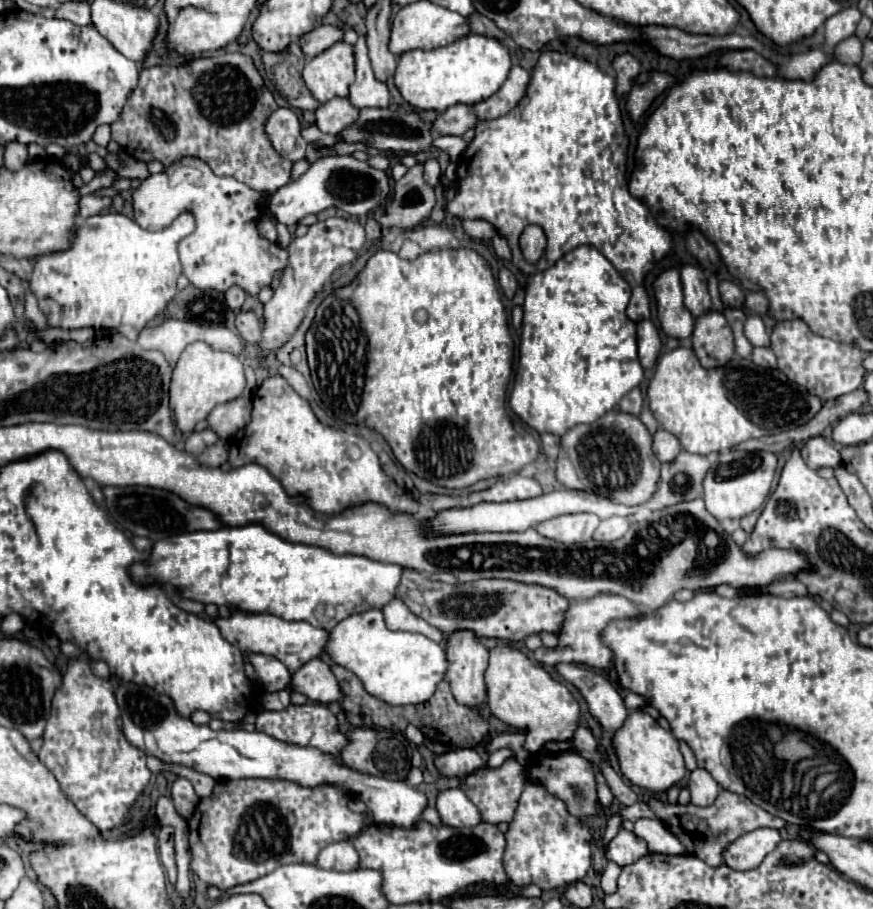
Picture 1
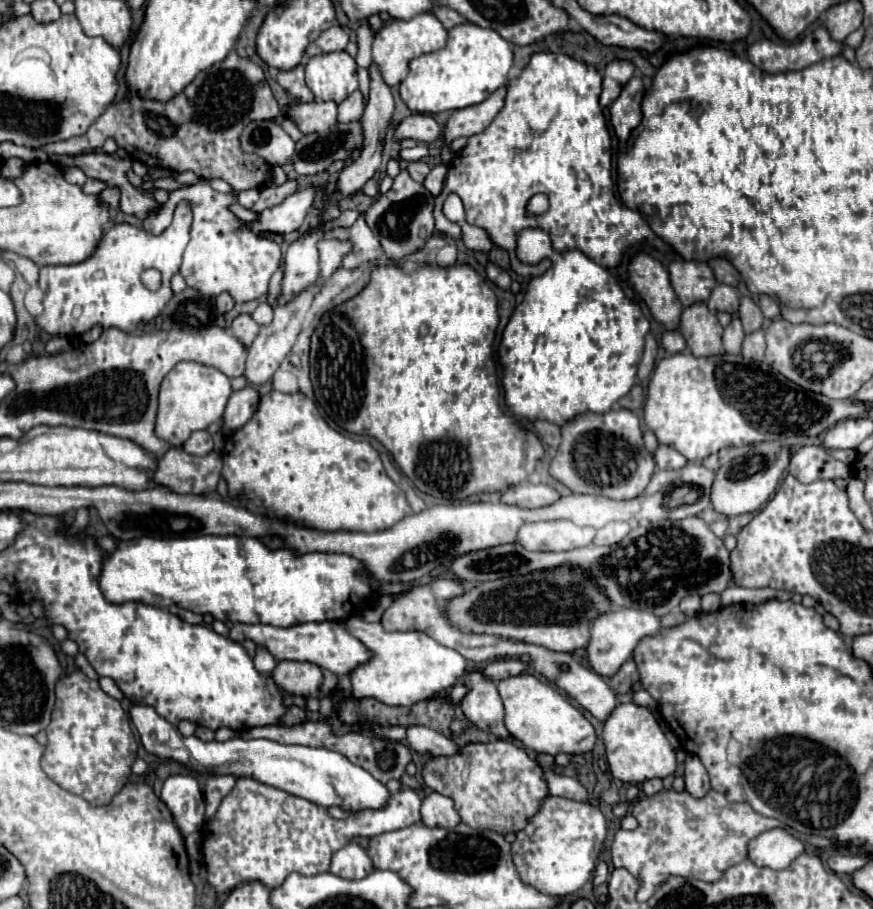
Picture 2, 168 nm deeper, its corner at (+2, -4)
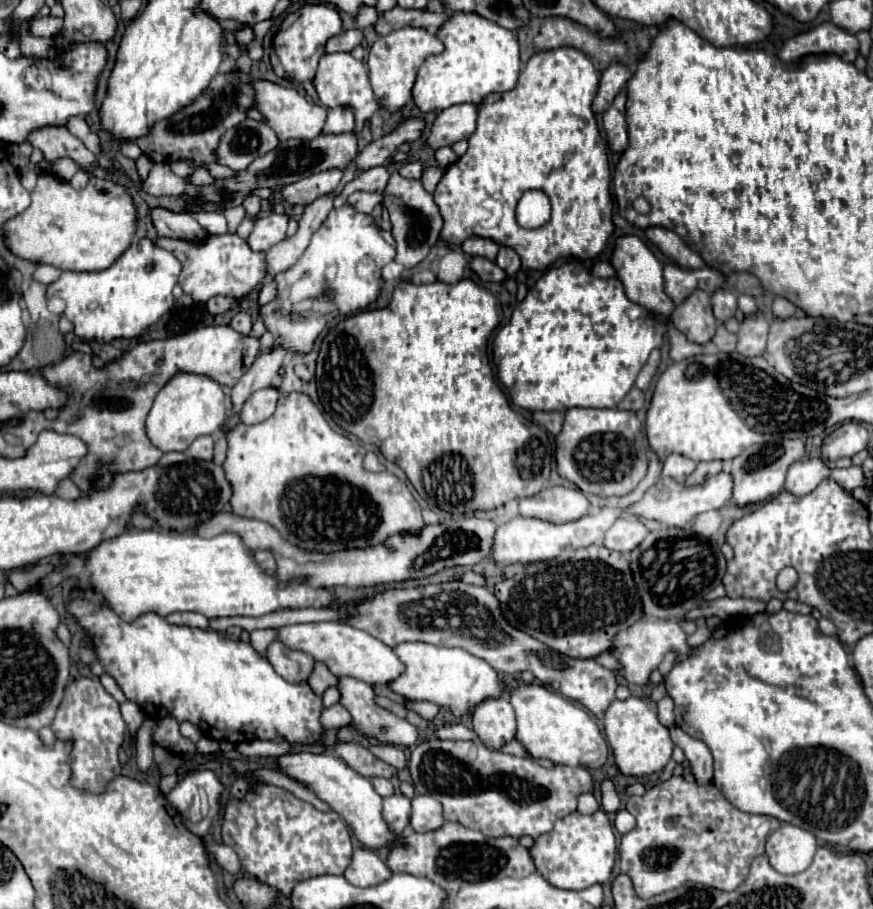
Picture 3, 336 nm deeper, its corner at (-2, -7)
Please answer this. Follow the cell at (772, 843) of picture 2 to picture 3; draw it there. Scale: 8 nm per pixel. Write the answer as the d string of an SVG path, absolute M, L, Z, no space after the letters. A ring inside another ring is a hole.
M782 824L766 842L770 864L782 874L798 874L806 870L812 864L816 848L816 836L794 824Z

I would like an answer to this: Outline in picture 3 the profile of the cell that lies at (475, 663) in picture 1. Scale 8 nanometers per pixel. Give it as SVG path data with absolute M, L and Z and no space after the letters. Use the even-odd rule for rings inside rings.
M490 698L474 710L474 734L490 750L500 750L516 736L514 708L506 698Z

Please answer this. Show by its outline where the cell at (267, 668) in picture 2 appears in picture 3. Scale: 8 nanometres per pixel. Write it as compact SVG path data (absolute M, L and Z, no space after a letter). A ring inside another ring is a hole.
M266 628L266 630L252 630L250 632L250 644L260 652L264 654L266 648L268 648L268 642L272 642L276 638L278 630L276 628Z

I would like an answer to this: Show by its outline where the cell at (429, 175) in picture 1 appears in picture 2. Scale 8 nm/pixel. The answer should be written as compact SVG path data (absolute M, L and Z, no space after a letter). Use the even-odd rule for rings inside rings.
M416 161L416 163L410 163L410 165L408 165L408 173L410 173L410 177L412 177L414 181L424 183L426 175L430 173L430 167L428 167L424 161Z

